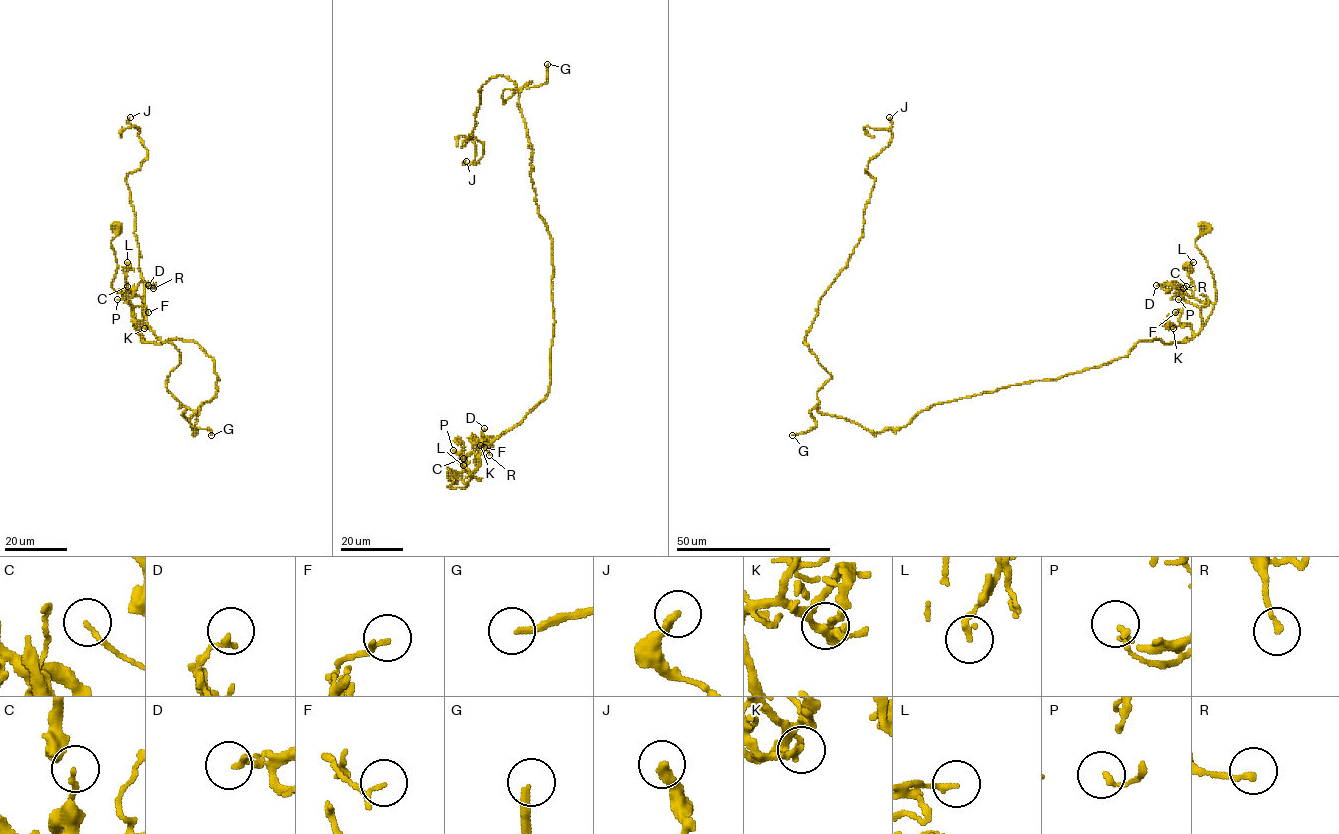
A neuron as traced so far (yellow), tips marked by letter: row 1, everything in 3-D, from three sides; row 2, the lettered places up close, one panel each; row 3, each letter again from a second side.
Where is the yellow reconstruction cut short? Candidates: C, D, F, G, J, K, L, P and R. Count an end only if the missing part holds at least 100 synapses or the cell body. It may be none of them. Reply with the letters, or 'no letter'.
G

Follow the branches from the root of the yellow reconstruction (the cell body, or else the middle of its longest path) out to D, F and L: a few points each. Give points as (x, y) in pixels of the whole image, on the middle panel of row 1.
D: (451, 476), (446, 467), (450, 488), (467, 485), (463, 458), (487, 441), (484, 428)
F: (451, 476), (452, 472), (446, 467), (452, 479), (448, 486), (465, 488), (476, 469), (475, 457), (484, 447)
L: (451, 476), (446, 467), (450, 488), (465, 488), (470, 473), (480, 480), (462, 466), (464, 455), (463, 465)

